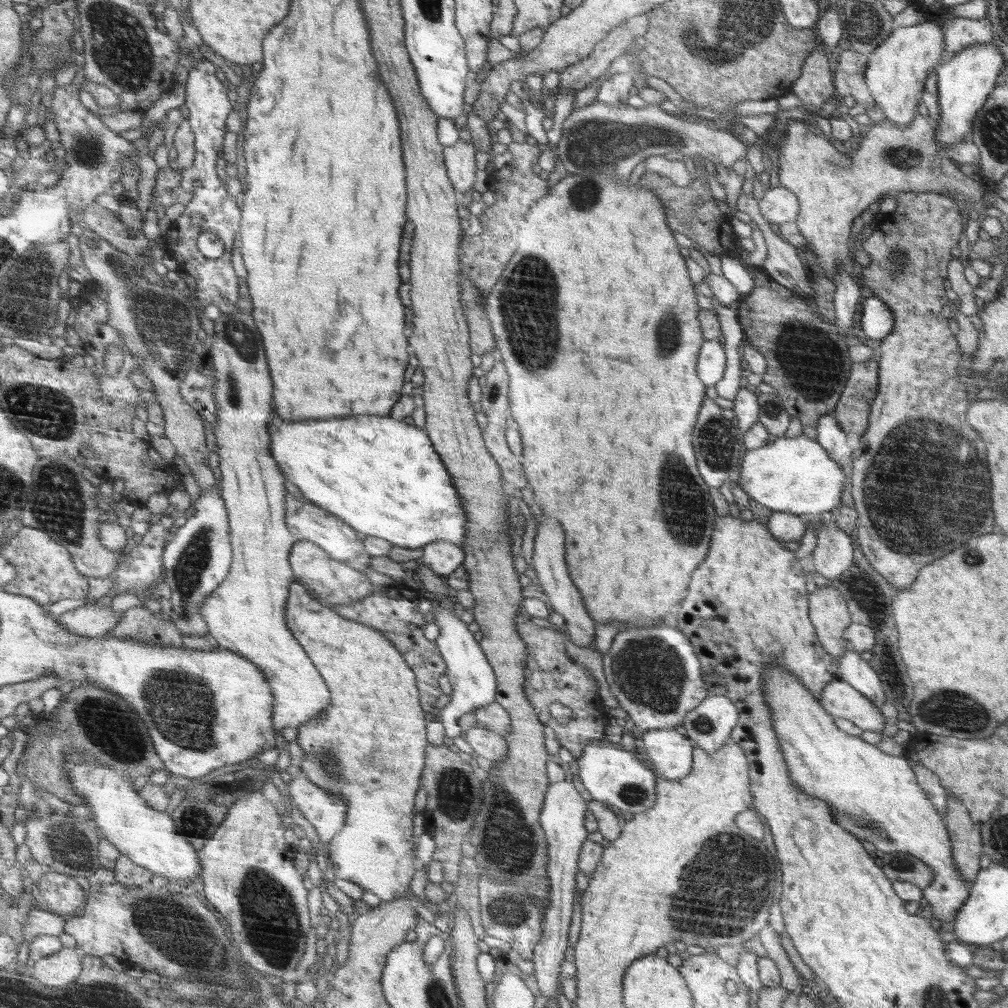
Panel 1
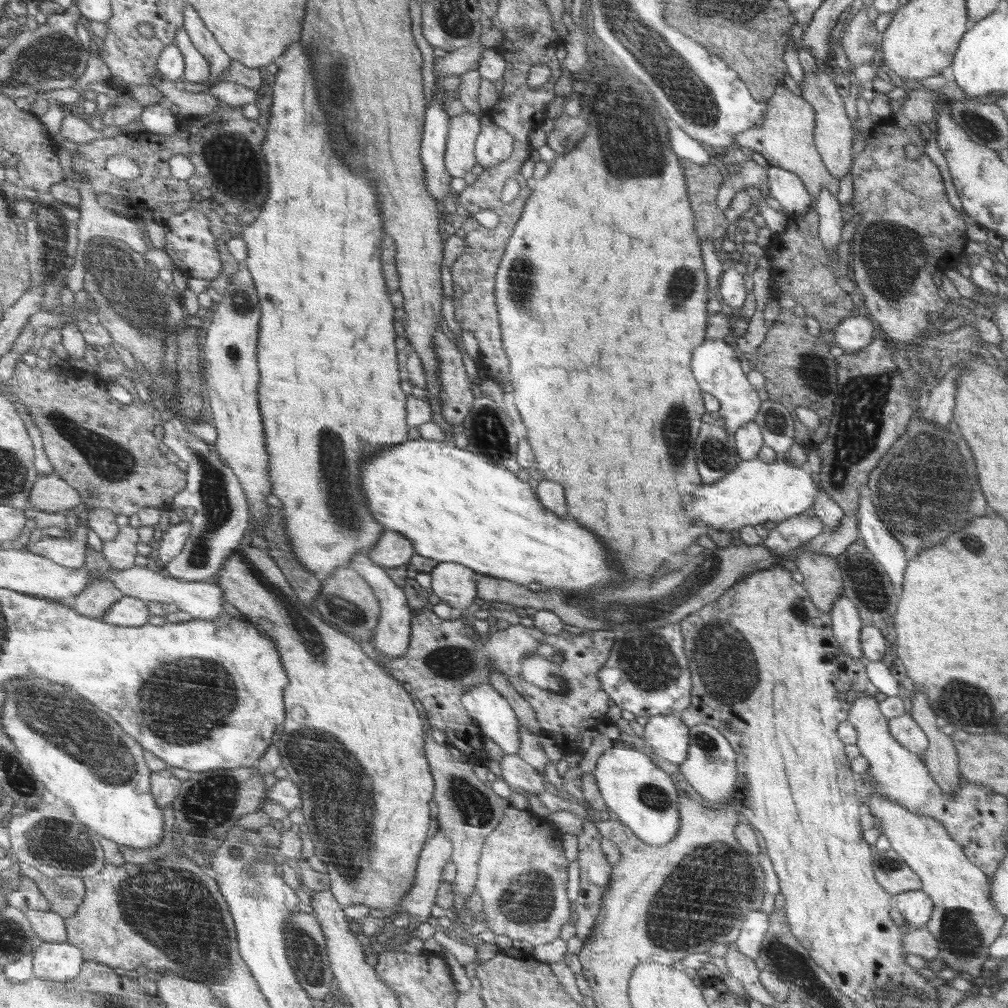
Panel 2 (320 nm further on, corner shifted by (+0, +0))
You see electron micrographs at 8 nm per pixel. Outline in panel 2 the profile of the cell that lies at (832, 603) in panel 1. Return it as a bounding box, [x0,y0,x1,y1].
[795,551,845,612]

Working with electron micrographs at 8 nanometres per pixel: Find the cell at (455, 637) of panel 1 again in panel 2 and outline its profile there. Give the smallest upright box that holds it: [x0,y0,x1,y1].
[462,684,519,754]

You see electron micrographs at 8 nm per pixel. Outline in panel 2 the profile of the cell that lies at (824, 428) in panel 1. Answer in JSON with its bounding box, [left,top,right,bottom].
[856,489,908,590]

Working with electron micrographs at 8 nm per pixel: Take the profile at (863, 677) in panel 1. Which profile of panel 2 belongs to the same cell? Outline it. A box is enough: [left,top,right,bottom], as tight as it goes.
[830,594,864,661]

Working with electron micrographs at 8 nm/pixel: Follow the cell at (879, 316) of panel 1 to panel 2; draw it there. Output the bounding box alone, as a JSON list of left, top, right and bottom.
[832,313,878,353]

